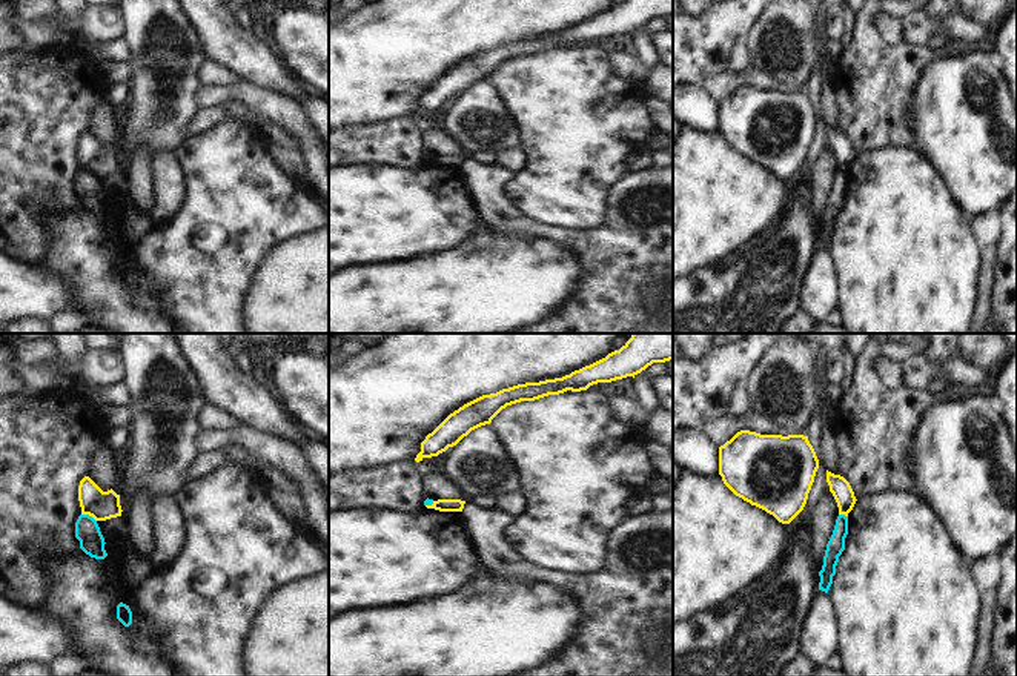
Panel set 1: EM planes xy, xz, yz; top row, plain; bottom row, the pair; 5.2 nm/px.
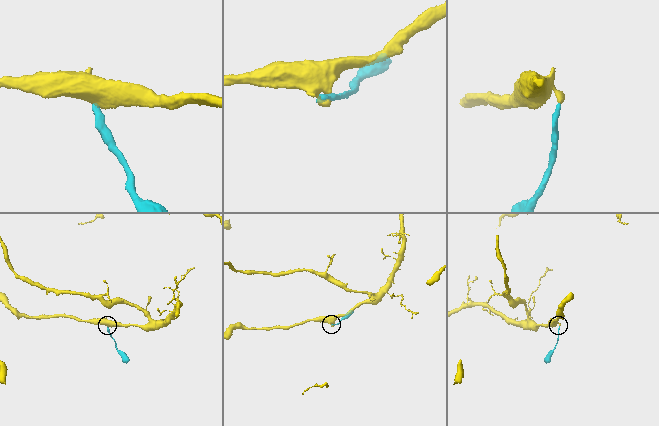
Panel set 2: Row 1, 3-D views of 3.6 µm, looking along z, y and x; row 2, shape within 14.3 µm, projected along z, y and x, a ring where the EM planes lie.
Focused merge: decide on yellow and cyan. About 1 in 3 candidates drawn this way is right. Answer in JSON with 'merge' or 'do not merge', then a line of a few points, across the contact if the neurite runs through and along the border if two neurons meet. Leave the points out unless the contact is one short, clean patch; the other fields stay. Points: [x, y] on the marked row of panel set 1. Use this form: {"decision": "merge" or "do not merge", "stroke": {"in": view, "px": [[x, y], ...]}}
{"decision": "do not merge", "stroke": {"in": "xy", "px": [[82, 513], [88, 513], [96, 521]]}}

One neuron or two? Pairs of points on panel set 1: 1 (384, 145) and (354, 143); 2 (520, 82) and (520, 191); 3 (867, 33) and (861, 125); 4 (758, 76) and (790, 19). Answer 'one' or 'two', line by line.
1: one
2: one
3: one
4: two

